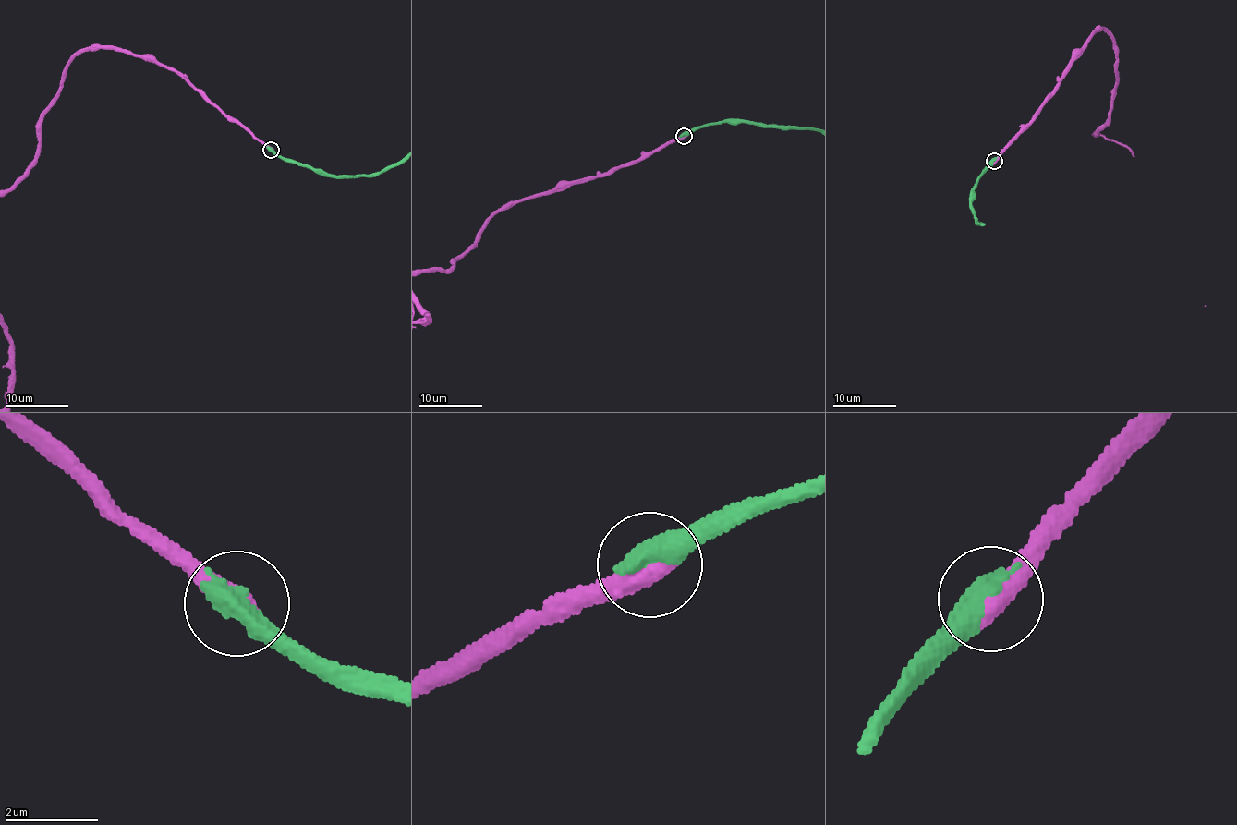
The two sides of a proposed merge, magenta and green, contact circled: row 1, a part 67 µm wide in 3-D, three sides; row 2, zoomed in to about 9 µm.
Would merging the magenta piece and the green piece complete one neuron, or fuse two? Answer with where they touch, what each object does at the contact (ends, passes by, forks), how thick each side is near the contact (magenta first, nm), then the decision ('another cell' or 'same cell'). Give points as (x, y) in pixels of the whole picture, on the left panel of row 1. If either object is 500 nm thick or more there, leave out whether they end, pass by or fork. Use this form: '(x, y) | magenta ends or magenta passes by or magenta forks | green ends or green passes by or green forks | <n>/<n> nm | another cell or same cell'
(271, 150) | 480/600 nm | same cell

